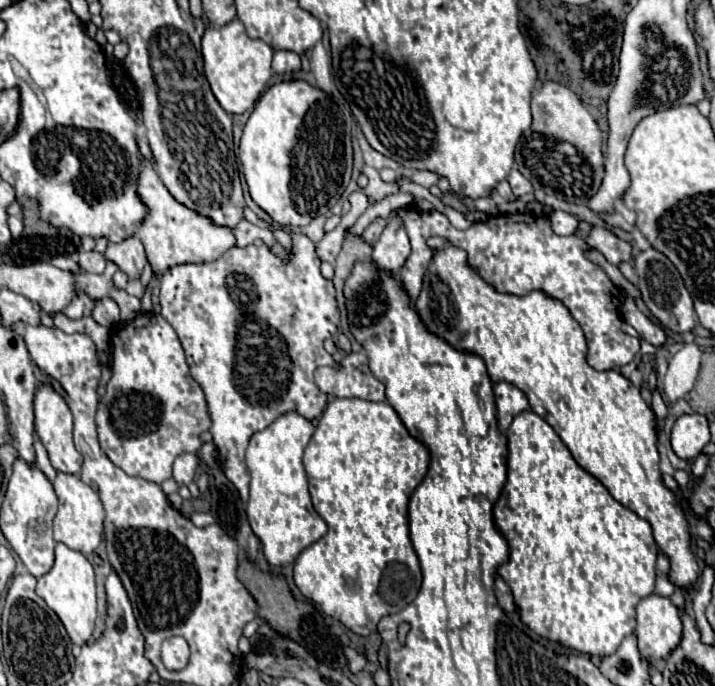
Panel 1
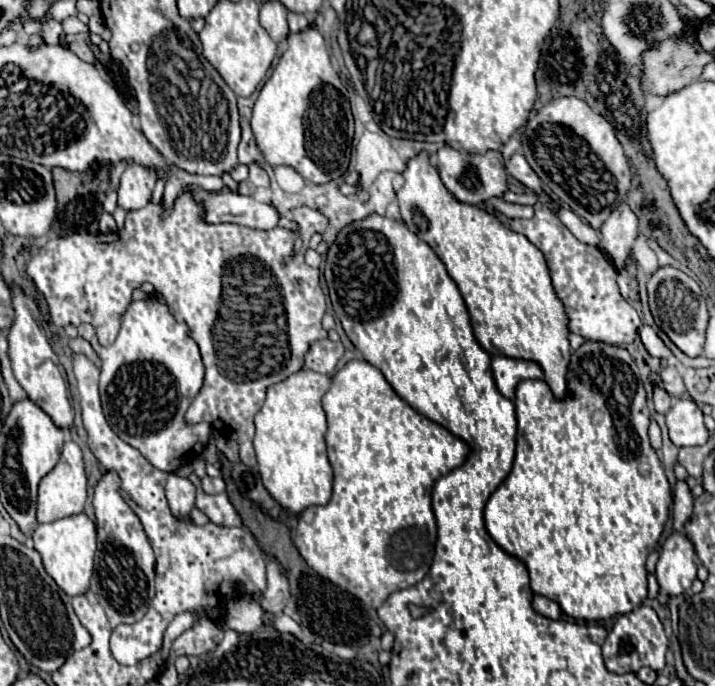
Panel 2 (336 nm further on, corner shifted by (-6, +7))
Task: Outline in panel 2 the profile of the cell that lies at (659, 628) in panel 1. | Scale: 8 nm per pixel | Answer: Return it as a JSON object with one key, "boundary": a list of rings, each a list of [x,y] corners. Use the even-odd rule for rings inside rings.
{"boundary":[[[674,531],[664,541],[654,575],[660,585],[660,595],[666,595],[666,599],[684,595],[692,587],[692,581],[696,579],[696,563],[694,549],[686,535]]]}

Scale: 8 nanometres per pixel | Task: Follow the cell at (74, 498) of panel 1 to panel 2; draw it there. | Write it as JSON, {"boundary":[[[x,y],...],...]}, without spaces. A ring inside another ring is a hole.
{"boundary":[[[66,441],[58,465],[54,467],[54,471],[50,471],[50,475],[46,475],[46,479],[42,479],[38,487],[38,523],[52,523],[64,517],[78,515],[84,511],[86,499],[88,499],[88,493],[86,493],[86,473],[84,473],[82,451],[74,441]]]}

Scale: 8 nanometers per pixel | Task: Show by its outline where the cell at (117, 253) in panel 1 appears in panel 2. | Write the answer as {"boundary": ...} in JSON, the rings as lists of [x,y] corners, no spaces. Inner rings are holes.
{"boundary":[[[138,165],[126,167],[120,177],[118,207],[124,211],[138,211],[152,199],[152,189],[156,185],[156,173]]]}

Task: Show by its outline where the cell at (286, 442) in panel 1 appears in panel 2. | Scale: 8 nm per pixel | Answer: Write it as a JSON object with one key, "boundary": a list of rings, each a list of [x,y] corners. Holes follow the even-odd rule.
{"boundary":[[[302,369],[290,379],[268,387],[266,401],[254,417],[254,449],[262,483],[290,517],[298,517],[312,505],[326,505],[332,495],[332,467],[324,445],[326,413],[322,409],[322,397],[328,389],[328,375]]]}

